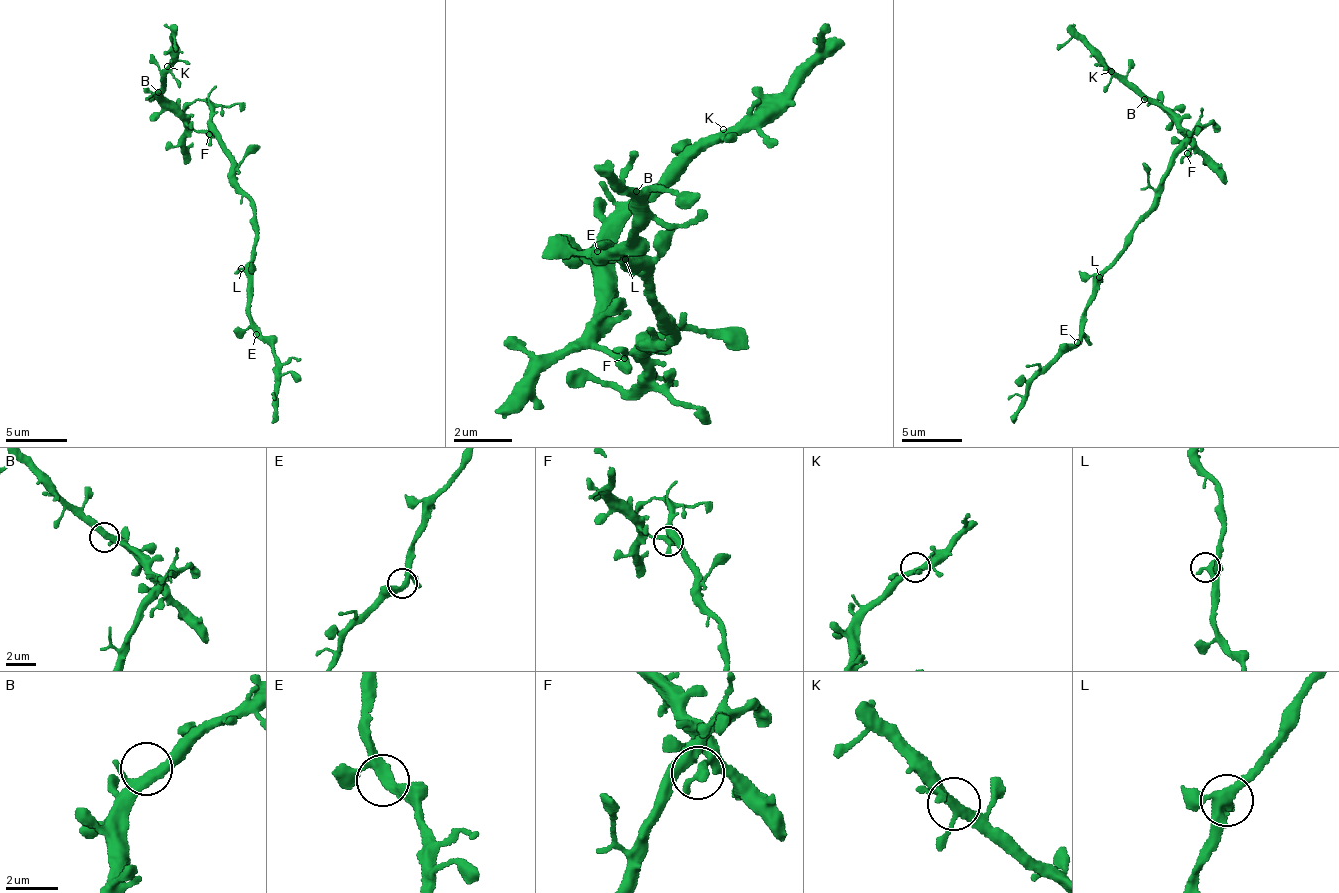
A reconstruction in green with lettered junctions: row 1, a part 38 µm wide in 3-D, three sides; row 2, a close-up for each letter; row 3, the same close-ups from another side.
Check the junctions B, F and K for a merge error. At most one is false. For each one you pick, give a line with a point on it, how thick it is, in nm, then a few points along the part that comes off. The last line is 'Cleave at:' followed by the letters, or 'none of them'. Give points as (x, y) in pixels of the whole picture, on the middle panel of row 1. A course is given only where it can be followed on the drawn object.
F: (624, 358) | 320 nm | (621, 360), (659, 352), (672, 330), (636, 269), (597, 253), (619, 261), (634, 220), (631, 195), (592, 172)
Cleave at: F

